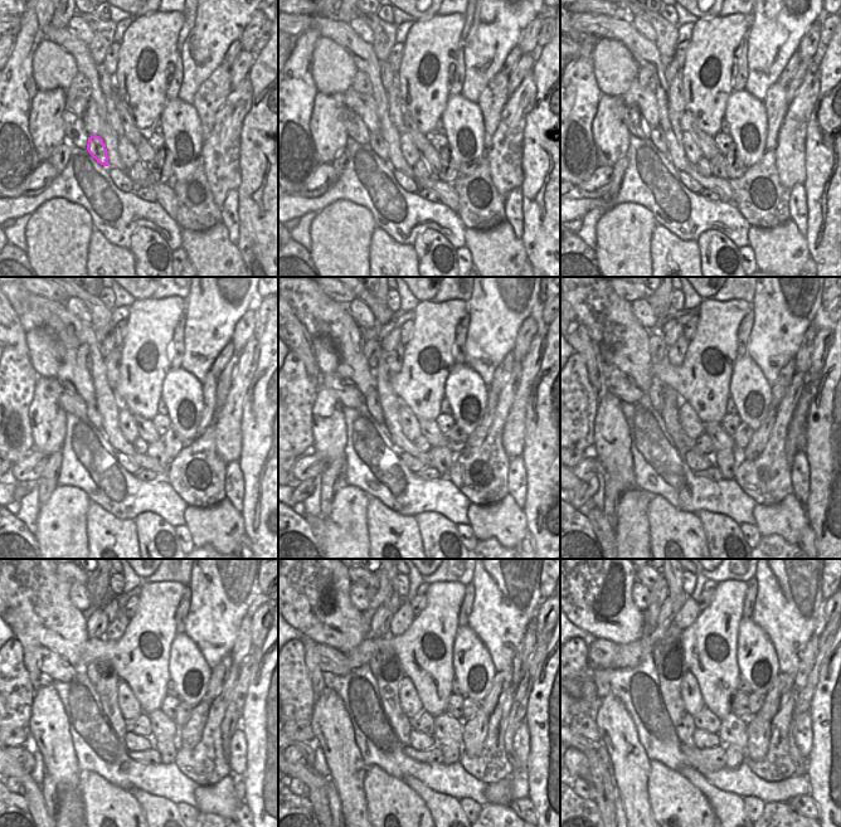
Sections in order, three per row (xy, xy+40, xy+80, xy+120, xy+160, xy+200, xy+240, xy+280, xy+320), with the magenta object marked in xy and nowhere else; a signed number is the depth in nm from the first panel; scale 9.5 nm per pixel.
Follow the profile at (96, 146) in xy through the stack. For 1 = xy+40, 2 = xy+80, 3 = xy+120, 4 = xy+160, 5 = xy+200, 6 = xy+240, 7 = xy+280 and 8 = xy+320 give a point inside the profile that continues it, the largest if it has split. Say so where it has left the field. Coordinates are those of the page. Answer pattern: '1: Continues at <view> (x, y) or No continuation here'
1: Continues at xy+40 (378, 144)
2: Continues at xy+80 (657, 136)
3: Continues at xy+120 (93, 414)
4: Continues at xy+160 (372, 400)
5: Continues at xy+200 (662, 397)
6: Continues at xy+240 (102, 674)
7: Continues at xy+280 (384, 665)
8: Continues at xy+320 (669, 656).

